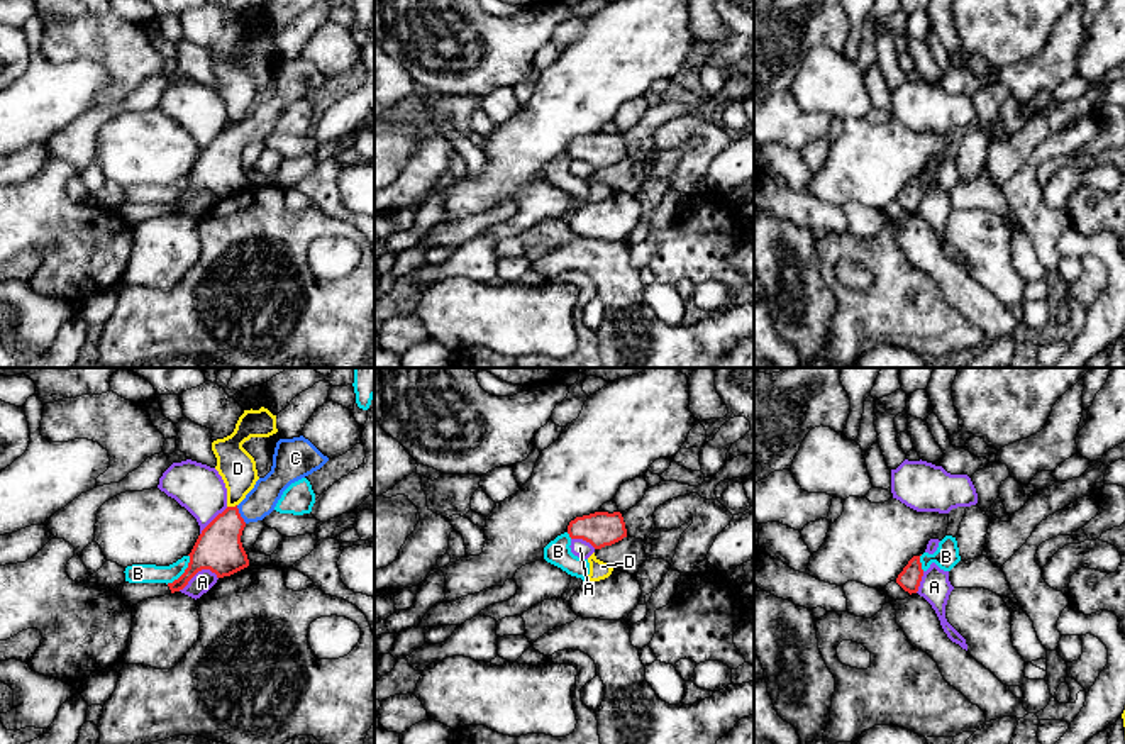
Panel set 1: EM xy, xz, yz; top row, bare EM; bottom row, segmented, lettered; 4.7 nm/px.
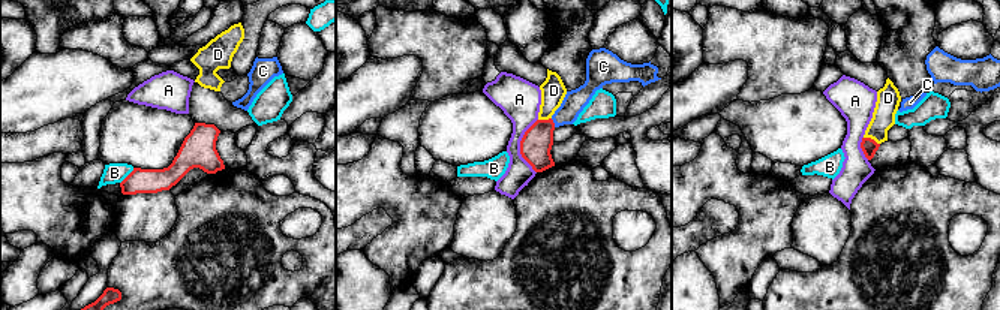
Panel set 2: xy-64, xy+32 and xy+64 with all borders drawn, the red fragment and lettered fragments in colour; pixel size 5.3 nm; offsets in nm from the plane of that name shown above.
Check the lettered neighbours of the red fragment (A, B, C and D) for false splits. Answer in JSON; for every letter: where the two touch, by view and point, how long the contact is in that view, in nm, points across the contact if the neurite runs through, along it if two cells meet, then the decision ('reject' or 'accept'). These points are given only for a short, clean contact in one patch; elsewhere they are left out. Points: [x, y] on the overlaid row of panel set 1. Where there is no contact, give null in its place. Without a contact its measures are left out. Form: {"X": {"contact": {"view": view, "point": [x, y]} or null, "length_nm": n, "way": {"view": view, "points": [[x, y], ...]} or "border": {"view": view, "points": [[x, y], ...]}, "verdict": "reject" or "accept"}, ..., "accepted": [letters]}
{"A": {"contact": {"view": "xy", "point": [197, 571]}, "length_nm": 200, "verdict": "reject"}, "B": {"contact": {"view": "xy", "point": [185, 571]}, "length_nm": 180, "border": {"view": "xy", "points": [[188, 555], [185, 570], [166, 583]]}, "verdict": "reject"}, "C": {"contact": {"view": "xy", "point": [239, 514]}, "length_nm": 100, "way": {"view": "xy", "points": [[219, 548], [224, 531], [239, 514], [261, 500]]}, "verdict": "accept"}, "D": {"contact": {"view": "xy", "point": [231, 507]}, "length_nm": 50, "border": {"view": "xy", "points": [[236, 504], [227, 507]]}, "verdict": "reject"}, "accepted": ["C"]}

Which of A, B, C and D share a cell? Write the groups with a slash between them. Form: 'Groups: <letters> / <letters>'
Groups: A / B / C / D

